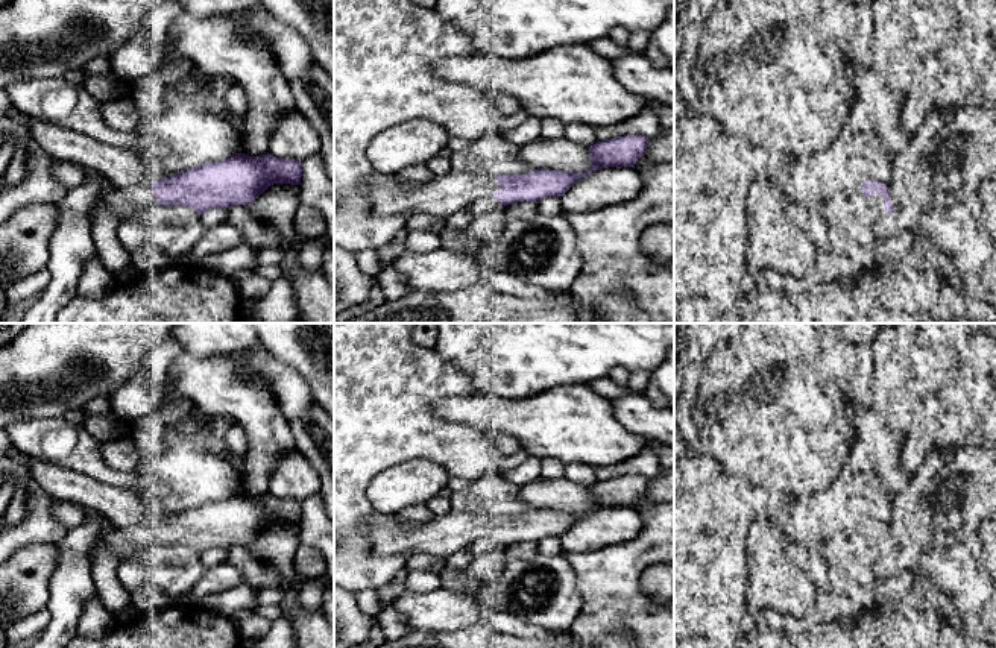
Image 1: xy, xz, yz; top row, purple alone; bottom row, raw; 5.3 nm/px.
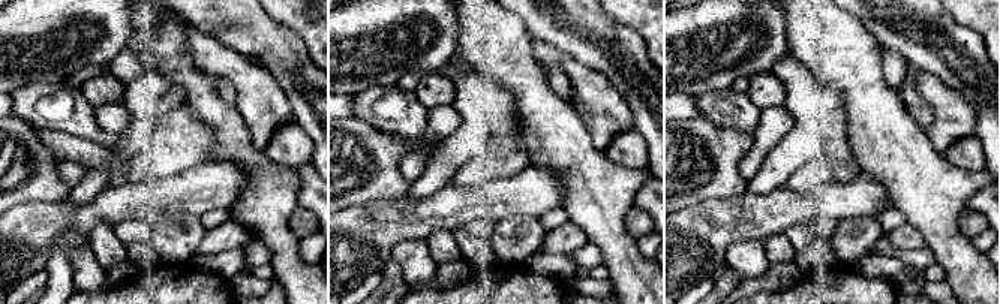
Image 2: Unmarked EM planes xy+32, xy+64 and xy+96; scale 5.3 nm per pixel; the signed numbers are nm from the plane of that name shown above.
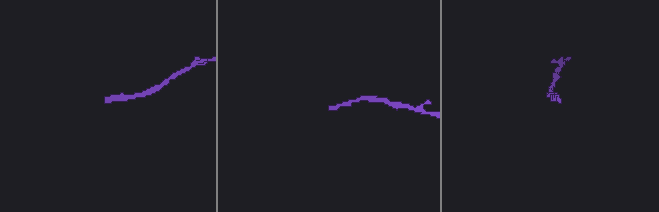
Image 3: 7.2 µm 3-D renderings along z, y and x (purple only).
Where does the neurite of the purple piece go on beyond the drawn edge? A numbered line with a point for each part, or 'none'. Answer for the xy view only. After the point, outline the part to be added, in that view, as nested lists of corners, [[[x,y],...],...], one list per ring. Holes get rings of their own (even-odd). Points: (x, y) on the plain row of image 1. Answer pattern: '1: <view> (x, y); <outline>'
1: xy (122, 542); [[[152,522],[115,528],[111,534],[100,534],[100,537],[102,543],[94,545],[88,552],[91,565],[102,548],[109,549],[120,561],[124,561],[135,549],[146,548],[156,540],[153,536]]]

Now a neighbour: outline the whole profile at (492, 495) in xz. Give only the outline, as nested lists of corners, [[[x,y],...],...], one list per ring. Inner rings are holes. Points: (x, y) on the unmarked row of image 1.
[[[500,470],[489,472],[465,490],[452,493],[451,508],[460,513],[490,516],[522,514],[531,508],[521,499],[519,487],[506,481]]]

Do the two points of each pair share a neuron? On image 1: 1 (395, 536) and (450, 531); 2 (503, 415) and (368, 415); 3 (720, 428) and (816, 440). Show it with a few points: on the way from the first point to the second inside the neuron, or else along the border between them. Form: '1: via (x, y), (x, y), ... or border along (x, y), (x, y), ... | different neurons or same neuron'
1: via (409, 536), (436, 536) | same neuron
2: border along (433, 402), (433, 412), (441, 419), (469, 427) | different neurons
3: via (744, 428), (791, 428) | same neuron

